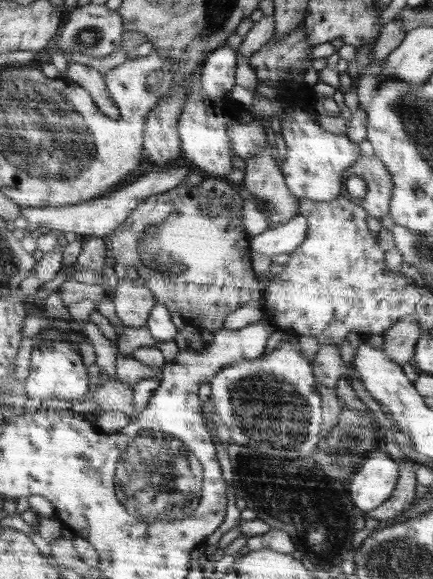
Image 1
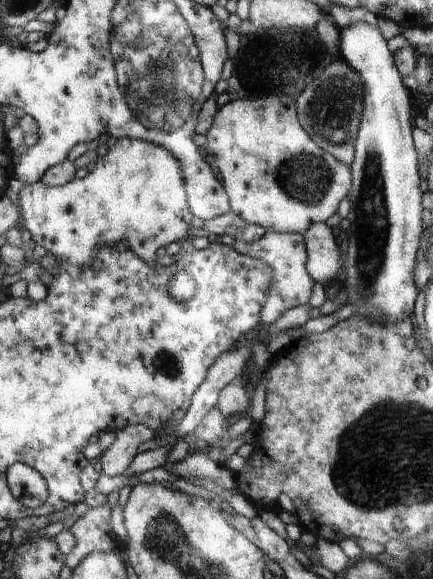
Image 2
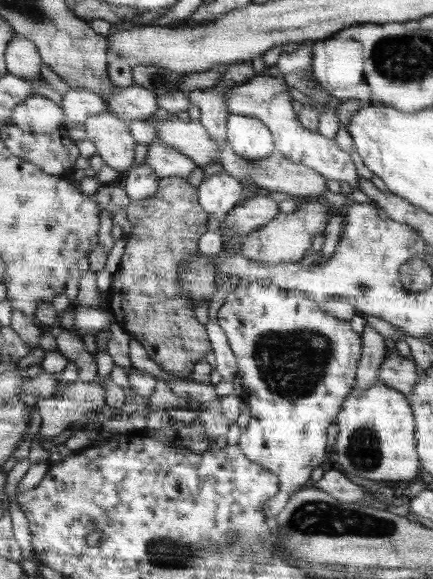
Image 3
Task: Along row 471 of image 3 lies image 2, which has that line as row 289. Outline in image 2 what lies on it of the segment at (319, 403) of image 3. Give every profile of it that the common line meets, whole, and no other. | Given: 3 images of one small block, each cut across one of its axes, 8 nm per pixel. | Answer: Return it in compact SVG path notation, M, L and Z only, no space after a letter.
M265 230L264 236L254 242L236 240L232 247L236 252L264 260L272 272L275 280L272 283L271 296L263 307L263 320L266 326L278 322L278 320L291 308L309 304L315 279L307 271L307 262L310 254L307 252L306 237L300 233L280 233L273 230Z

